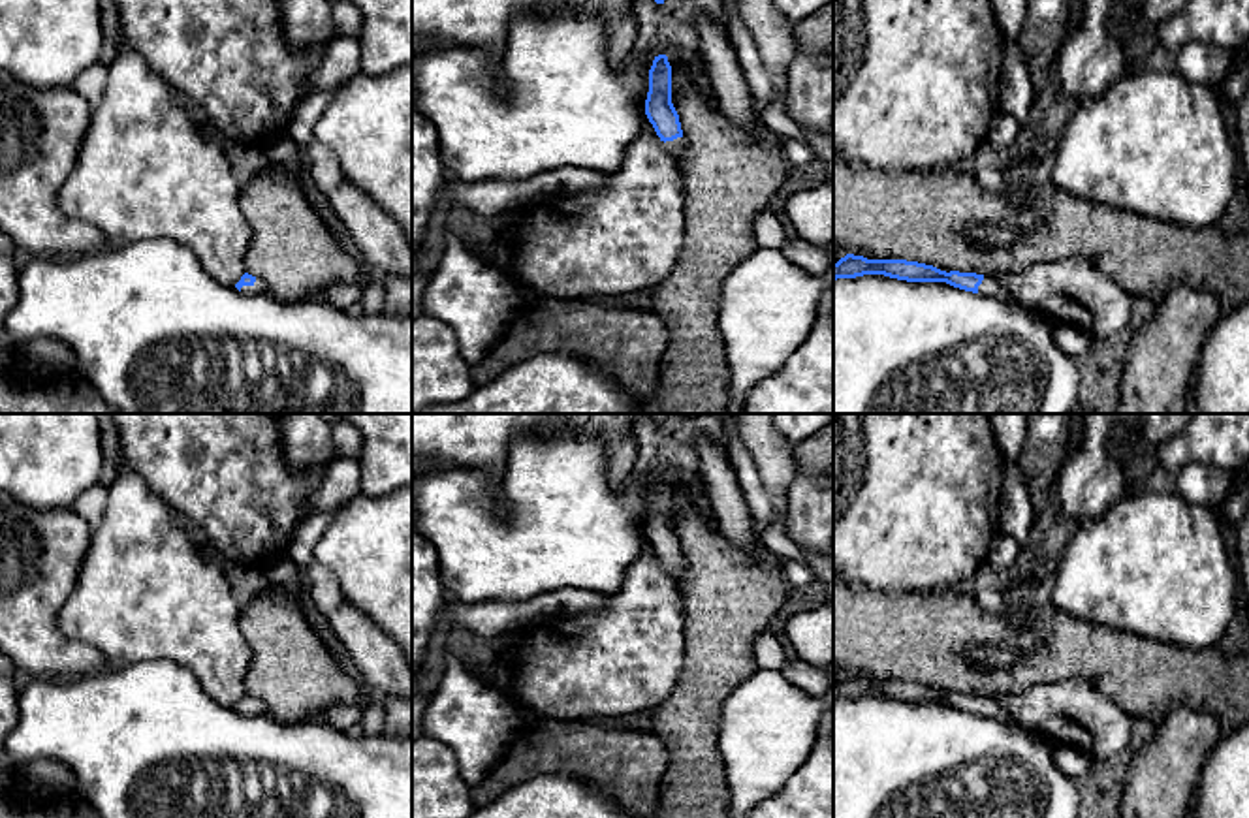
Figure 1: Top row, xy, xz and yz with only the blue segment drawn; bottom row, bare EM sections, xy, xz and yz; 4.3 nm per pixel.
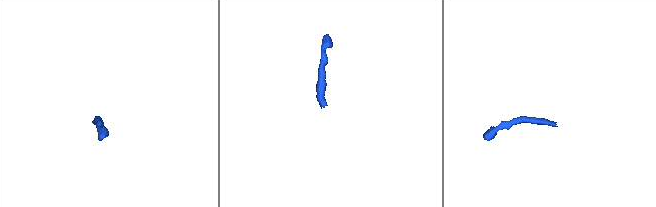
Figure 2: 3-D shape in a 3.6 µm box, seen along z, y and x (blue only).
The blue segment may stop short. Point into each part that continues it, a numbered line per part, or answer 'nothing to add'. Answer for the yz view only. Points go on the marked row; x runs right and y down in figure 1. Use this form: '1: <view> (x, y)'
1: yz (990, 286)

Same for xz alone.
1: xz (674, 149)

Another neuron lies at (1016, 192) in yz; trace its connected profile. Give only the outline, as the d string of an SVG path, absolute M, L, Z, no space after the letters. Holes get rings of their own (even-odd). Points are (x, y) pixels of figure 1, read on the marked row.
M1008 177L997 192L1004 197L1004 201L1010 207L1023 209L1031 201L1031 197L1029 197L1031 188L1033 188L1033 184Z

